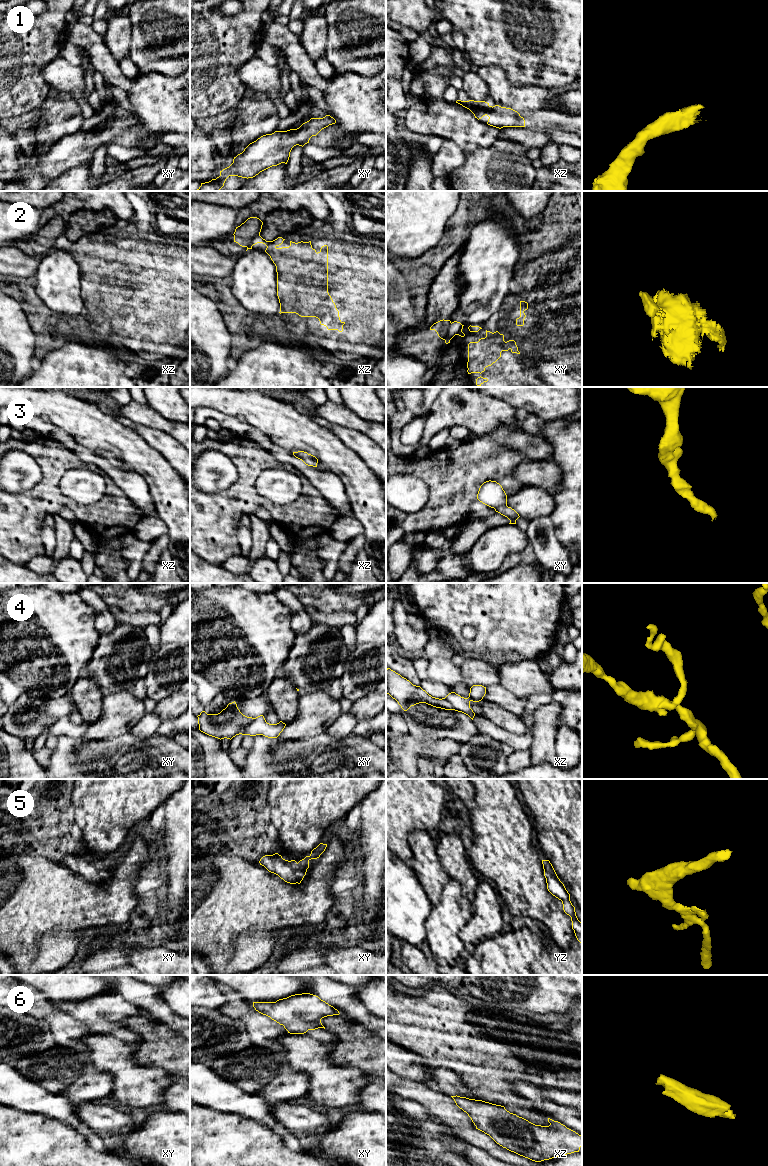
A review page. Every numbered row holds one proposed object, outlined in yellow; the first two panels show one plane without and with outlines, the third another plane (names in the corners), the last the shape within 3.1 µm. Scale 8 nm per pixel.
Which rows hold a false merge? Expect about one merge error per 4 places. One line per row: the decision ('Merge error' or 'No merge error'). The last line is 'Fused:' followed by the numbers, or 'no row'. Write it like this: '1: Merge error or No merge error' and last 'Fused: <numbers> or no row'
1: No merge error
2: Merge error
3: No merge error
4: Merge error
5: No merge error
6: No merge error
Fused: 2, 4

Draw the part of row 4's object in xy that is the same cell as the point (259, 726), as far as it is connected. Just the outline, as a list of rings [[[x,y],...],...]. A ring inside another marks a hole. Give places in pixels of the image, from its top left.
[[[260,715],[247,727],[244,735],[263,735],[268,738],[277,738],[285,726],[286,724],[282,721],[277,724],[269,724],[266,722],[264,716]]]

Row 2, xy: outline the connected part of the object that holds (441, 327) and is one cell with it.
[[[440,320],[436,323],[434,323],[431,327],[430,327],[430,330],[435,330],[438,334],[438,336],[445,340],[446,339],[446,335],[447,335],[447,331],[448,331],[448,328],[451,324],[451,321],[450,320]]]

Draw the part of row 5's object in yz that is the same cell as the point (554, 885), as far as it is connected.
[[[542,860],[544,876],[546,878],[548,891],[562,901],[564,912],[571,917],[572,929],[577,940],[582,944],[582,923],[578,920],[575,907],[570,901],[570,894],[564,884],[558,878],[552,864],[549,860]]]

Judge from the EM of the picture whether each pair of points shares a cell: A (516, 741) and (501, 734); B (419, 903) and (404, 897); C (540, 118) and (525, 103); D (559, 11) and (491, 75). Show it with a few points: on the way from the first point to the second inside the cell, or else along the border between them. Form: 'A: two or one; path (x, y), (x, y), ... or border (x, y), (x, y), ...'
A: one; path (512, 740), (505, 737)
B: one; path (415, 903), (408, 901)
C: two; border (544, 108), (519, 113)
D: two; border (479, 66), (497, 65), (515, 84)

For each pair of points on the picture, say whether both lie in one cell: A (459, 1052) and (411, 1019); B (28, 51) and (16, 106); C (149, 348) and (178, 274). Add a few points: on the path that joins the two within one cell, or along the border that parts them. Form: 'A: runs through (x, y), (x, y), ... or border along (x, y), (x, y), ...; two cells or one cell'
A: runs through (447, 1040), (432, 1025), (423, 1024); one cell
B: runs through (35, 65), (33, 84), (27, 92); one cell
C: runs through (149, 330), (149, 303), (160, 292); one cell

